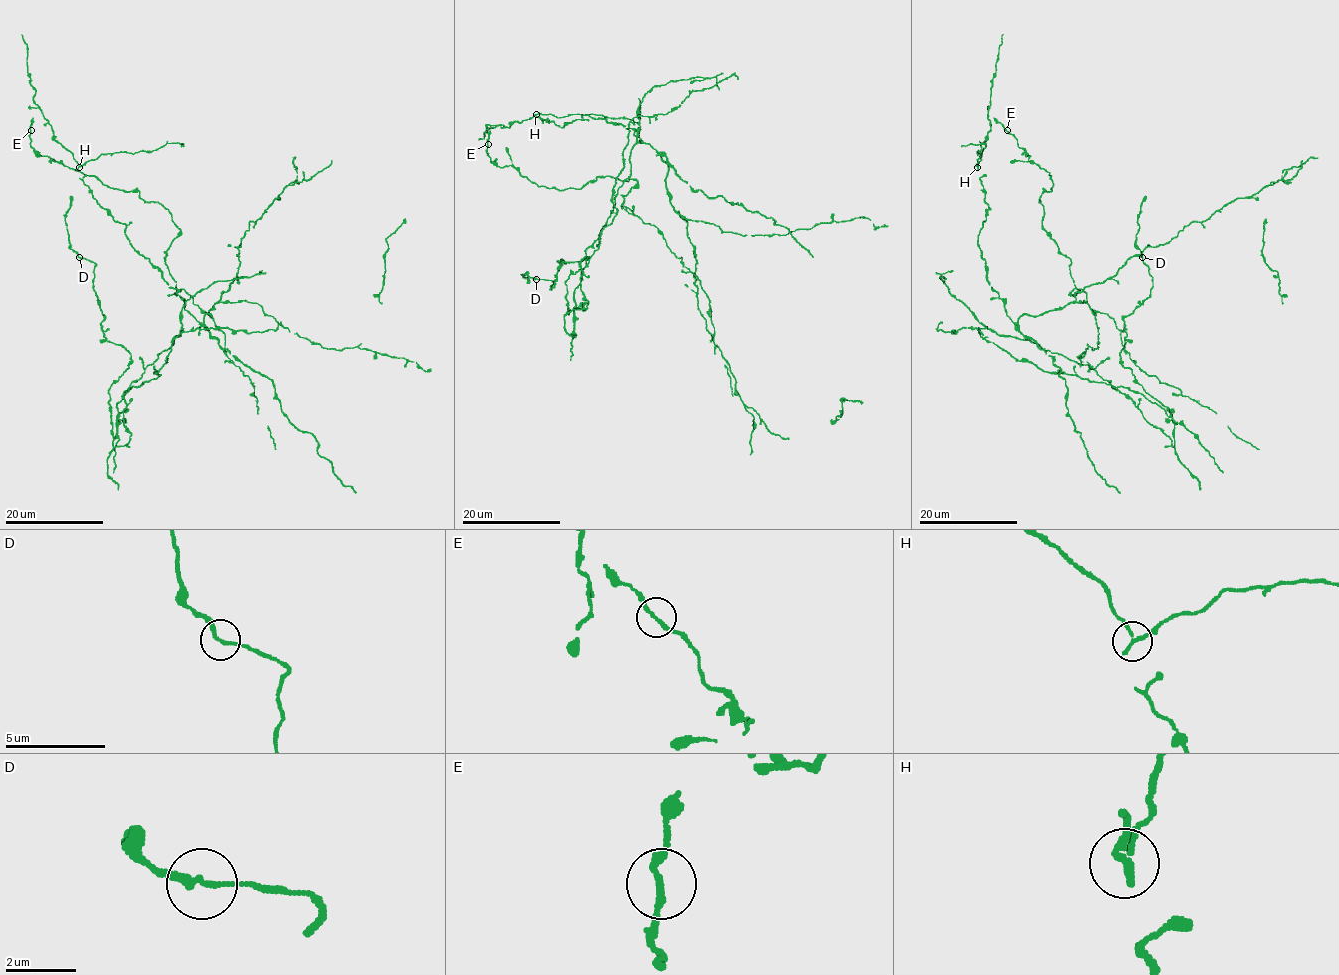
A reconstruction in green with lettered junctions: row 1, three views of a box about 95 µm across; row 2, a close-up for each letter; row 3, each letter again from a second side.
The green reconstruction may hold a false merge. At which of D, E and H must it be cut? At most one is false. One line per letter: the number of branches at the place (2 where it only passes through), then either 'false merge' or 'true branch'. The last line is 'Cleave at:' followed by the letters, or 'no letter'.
D: 2 | true branch
E: 2 | true branch
H: 2 | false merge
Cleave at: H

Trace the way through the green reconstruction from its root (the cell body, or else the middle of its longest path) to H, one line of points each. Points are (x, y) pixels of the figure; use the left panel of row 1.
H: (113, 219), (79, 177), (79, 166)

